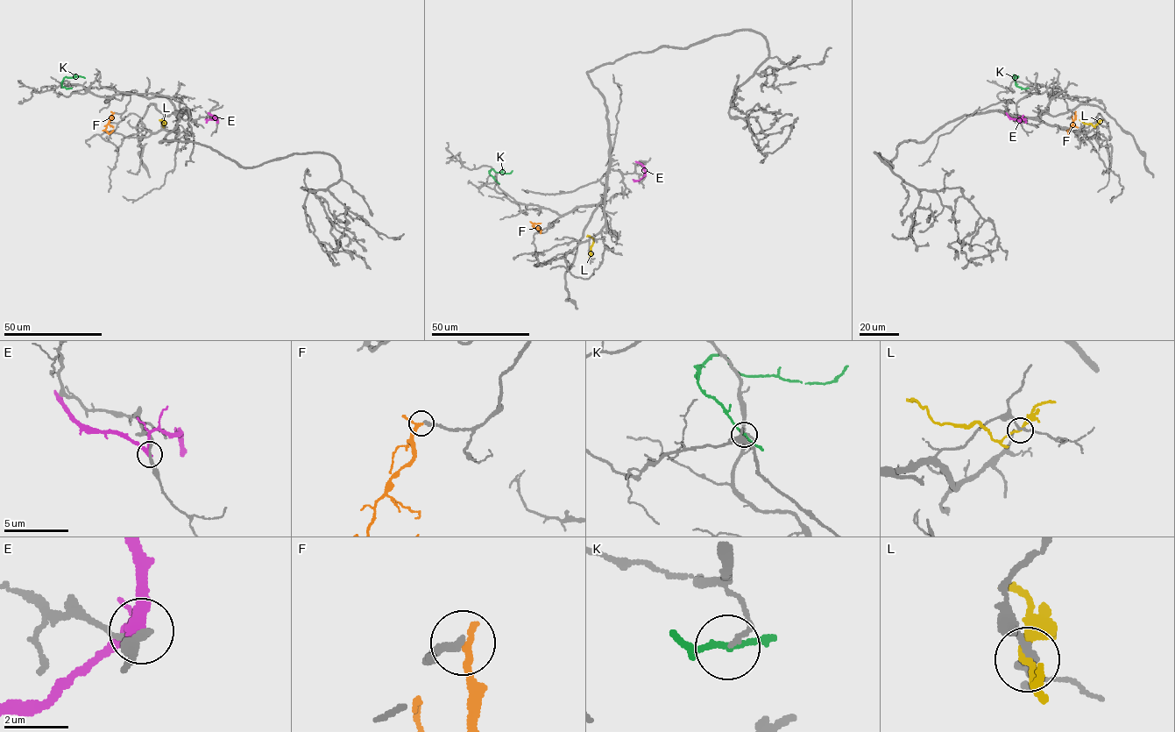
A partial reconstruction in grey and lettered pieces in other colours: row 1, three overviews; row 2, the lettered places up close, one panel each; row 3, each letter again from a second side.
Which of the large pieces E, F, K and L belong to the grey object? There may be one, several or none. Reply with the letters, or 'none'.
F

